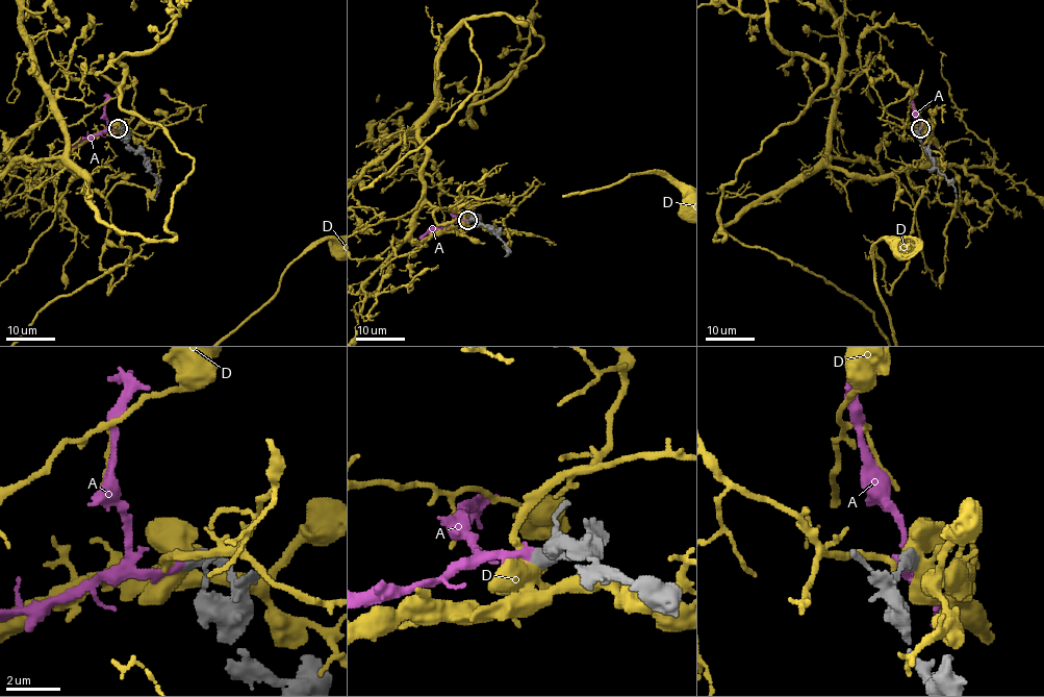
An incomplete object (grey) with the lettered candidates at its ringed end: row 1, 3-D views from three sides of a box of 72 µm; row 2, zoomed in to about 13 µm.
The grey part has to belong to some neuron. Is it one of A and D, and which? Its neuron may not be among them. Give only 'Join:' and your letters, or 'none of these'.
Join: A

